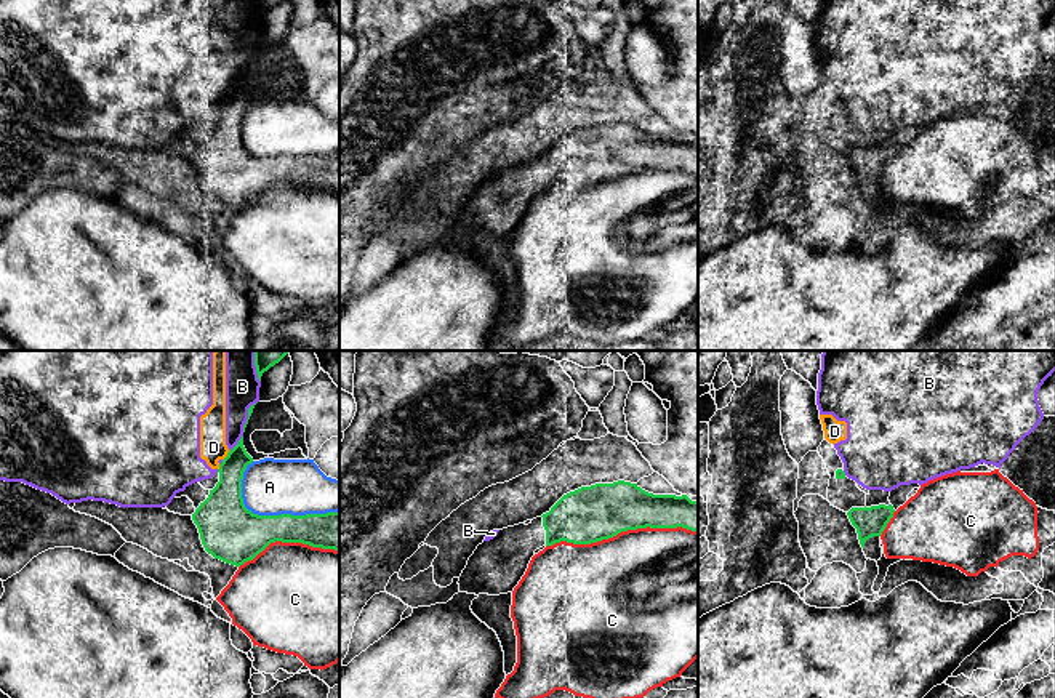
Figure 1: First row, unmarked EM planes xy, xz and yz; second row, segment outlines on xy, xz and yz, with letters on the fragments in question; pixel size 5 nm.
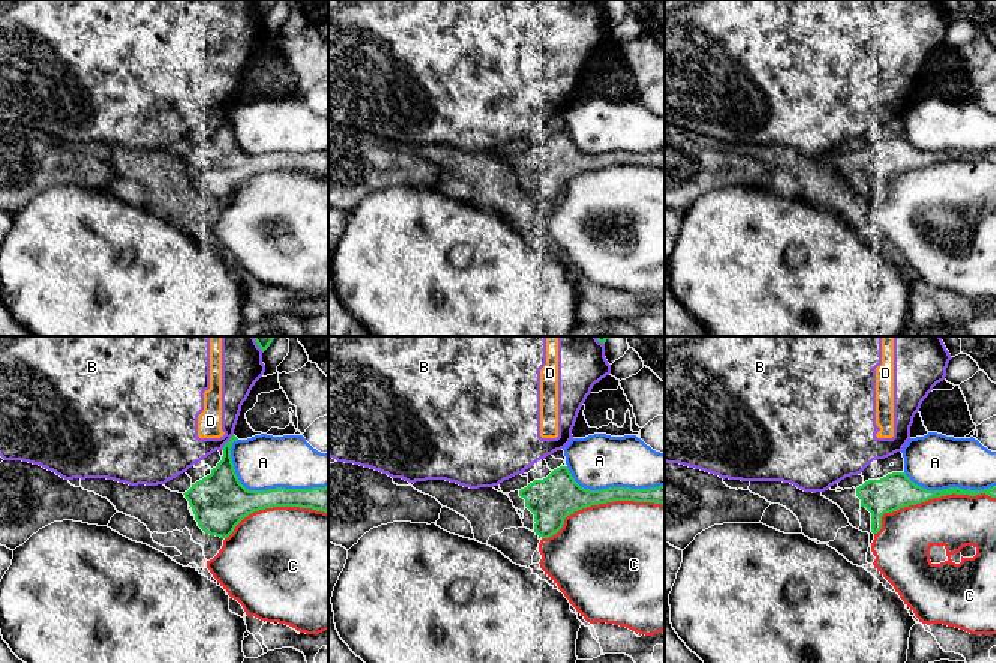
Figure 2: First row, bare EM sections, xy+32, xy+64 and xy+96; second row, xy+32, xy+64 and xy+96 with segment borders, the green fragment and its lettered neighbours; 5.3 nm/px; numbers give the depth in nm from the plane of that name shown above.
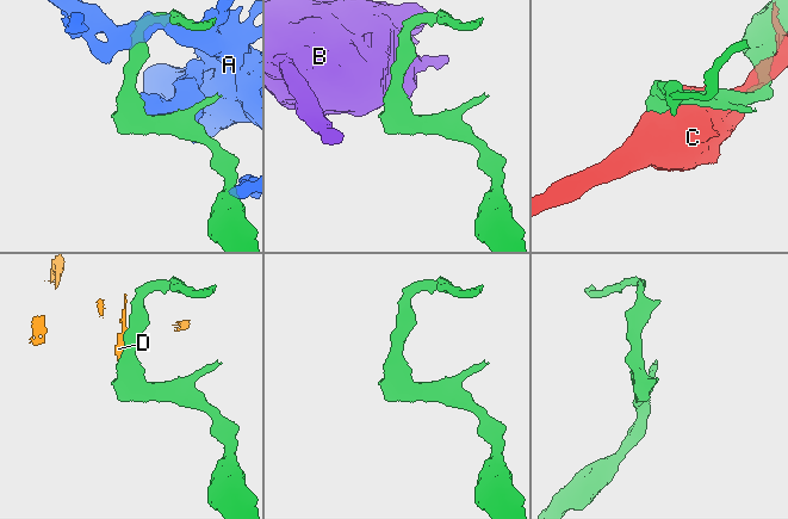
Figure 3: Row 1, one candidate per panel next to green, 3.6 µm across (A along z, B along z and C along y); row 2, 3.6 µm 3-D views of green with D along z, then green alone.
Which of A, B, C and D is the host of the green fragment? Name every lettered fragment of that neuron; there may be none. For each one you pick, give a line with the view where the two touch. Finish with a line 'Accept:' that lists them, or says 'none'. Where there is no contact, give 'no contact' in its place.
Accept: none

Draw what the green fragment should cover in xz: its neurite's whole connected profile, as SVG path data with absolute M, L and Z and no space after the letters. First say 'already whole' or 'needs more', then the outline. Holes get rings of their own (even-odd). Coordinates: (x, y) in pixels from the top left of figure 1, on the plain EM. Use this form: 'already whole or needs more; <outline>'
needs more; M618 122L581 128L564 136L549 154L533 160L528 166L519 165L477 187L459 218L459 234L499 237L512 234L525 216L535 192L560 183L591 186L637 170L687 170L698 173L698 142L687 136L653 136L637 125Z

